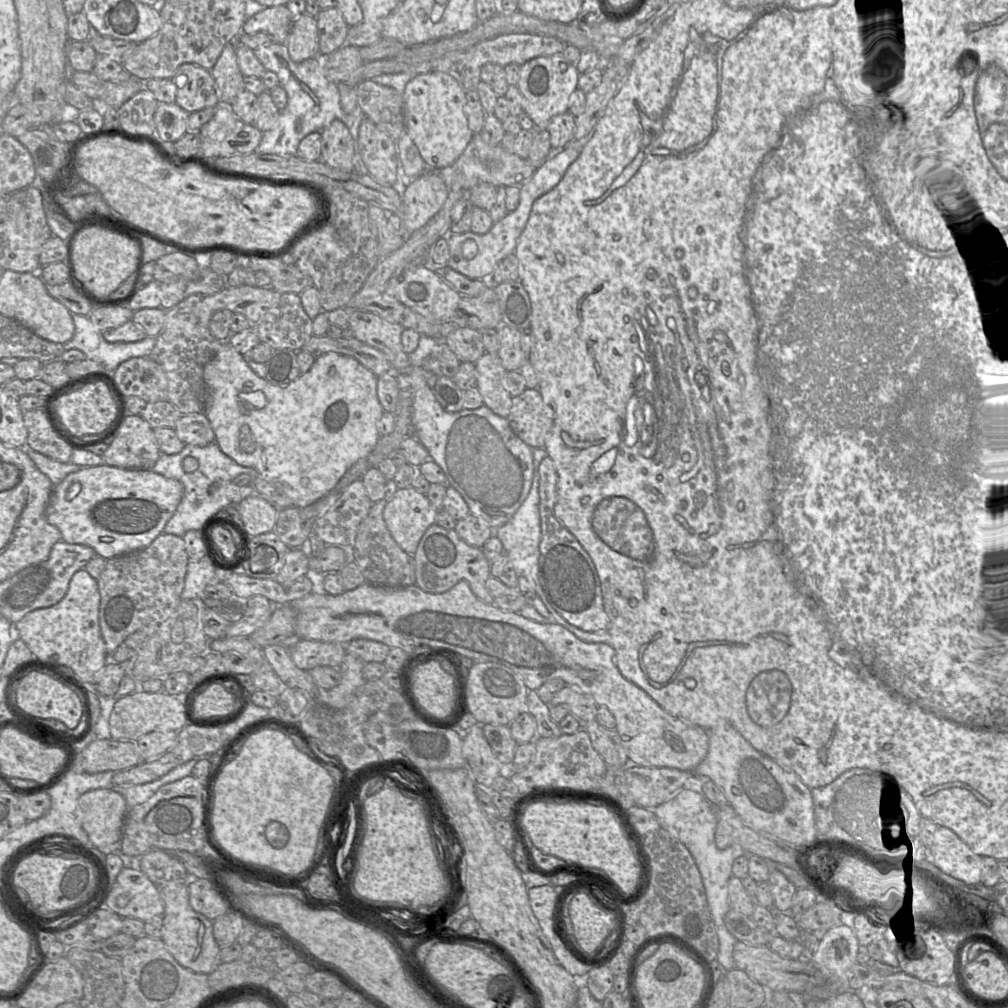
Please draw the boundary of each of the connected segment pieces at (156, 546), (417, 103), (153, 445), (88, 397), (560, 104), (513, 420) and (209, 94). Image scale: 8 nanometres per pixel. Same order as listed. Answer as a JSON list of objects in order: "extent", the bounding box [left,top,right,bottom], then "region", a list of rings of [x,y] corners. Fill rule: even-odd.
[{"extent":[97,533,189,653],"region":[[[161,533],[143,549],[107,559],[97,580],[100,592],[99,623],[107,653],[112,653],[135,631],[140,630],[150,637],[166,623],[180,601],[189,560],[182,536],[167,533]]]},{"extent":[402,72,474,171],"region":[[[429,72],[415,75],[407,83],[402,96],[406,133],[417,146],[428,168],[438,171],[452,165],[474,135],[464,112],[466,91],[449,74]]]},{"extent":[102,415,162,470],"region":[[[127,415],[118,434],[102,455],[105,464],[124,469],[151,470],[162,454],[153,433],[154,429],[139,415]]]},{"extent":[56,381,118,436],"region":[[[100,381],[64,395],[56,408],[63,424],[78,436],[104,432],[118,412],[109,385]]]},{"extent":[517,54,579,129],"region":[[[562,54],[541,56],[520,66],[517,88],[523,96],[523,109],[538,129],[546,129],[550,120],[568,112],[571,95],[578,88],[579,71]]]},{"extent":[506,389,555,448],"region":[[[526,389],[523,393],[513,397],[512,407],[506,419],[513,432],[528,446],[544,448],[554,424],[555,412],[543,400],[538,389]]]},{"extent":[172,63,220,113],"region":[[[193,63],[182,64],[172,80],[178,87],[175,103],[189,113],[220,104],[210,70]]]}]

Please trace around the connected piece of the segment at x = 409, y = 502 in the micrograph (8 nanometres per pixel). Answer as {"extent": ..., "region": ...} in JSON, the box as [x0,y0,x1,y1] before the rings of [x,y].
{"extent":[383,487,437,555],"region":[[[408,487],[399,488],[393,494],[384,508],[383,518],[393,539],[406,553],[412,555],[426,530],[435,524],[437,513],[424,493]]]}

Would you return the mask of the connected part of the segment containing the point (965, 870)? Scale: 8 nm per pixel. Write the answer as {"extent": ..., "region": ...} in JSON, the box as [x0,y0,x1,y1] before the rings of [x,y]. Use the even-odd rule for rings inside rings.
{"extent":[931,827,988,884],"region":[[[938,827],[931,854],[933,863],[944,873],[963,881],[966,884],[981,883],[982,858],[988,856],[980,856],[974,853],[951,829],[947,827]]]}

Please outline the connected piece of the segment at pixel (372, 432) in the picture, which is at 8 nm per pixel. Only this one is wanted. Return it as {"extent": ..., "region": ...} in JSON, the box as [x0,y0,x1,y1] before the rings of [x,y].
{"extent":[203,341,384,506],"region":[[[220,341],[212,358],[204,366],[203,380],[206,387],[206,402],[203,413],[208,418],[215,434],[214,442],[224,454],[233,459],[237,464],[256,470],[259,476],[268,481],[288,486],[293,506],[308,506],[332,492],[350,467],[359,459],[365,457],[376,446],[381,437],[377,430],[377,422],[384,413],[384,409],[377,397],[378,376],[353,357],[340,355],[335,352],[316,356],[313,365],[306,373],[301,374],[297,379],[285,386],[278,386],[255,374],[241,353],[237,352],[226,341]]]}

